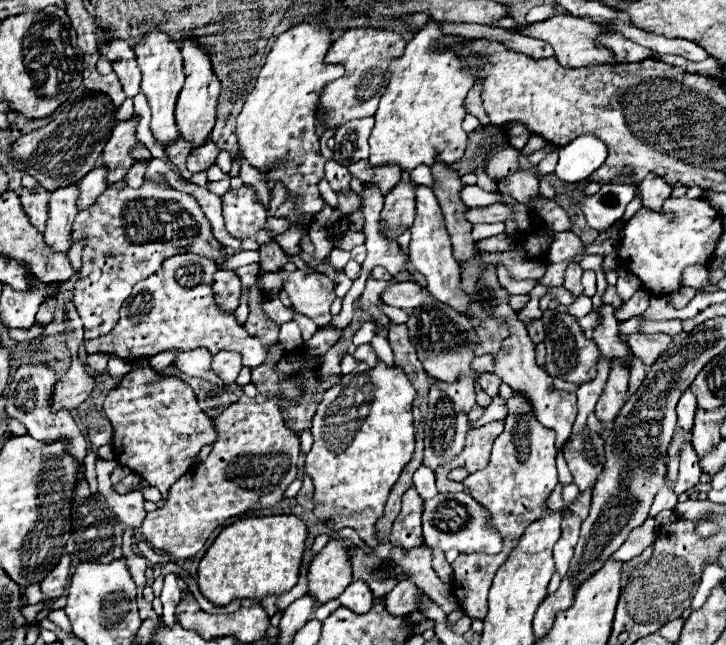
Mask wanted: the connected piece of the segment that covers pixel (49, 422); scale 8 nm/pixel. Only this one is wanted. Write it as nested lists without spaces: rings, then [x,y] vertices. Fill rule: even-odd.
[[[30,364],[30,366],[20,366],[14,374],[14,380],[10,384],[10,392],[6,396],[6,412],[10,418],[20,420],[22,424],[26,424],[28,434],[36,440],[42,442],[66,442],[66,452],[70,452],[78,462],[84,464],[84,456],[88,452],[88,442],[82,436],[80,428],[76,426],[74,418],[70,416],[70,412],[54,412],[52,410],[52,392],[54,392],[54,384],[56,384],[56,374],[52,368],[48,368],[46,364]]]

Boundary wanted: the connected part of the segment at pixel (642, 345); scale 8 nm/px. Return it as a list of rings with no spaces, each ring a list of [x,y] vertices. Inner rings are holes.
[[[634,334],[628,338],[628,346],[636,358],[640,358],[646,366],[654,364],[658,356],[662,356],[672,338],[668,334]]]

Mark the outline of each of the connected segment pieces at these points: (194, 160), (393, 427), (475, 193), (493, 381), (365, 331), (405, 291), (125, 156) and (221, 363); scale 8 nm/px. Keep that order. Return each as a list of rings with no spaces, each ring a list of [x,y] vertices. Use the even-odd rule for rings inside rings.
[[[208,140],[204,146],[200,146],[200,148],[194,148],[192,150],[192,154],[188,156],[188,170],[192,172],[192,174],[196,174],[196,172],[204,172],[204,170],[208,170],[214,162],[216,162],[216,158],[218,158],[218,146],[212,142],[212,140]]]
[[[382,360],[376,368],[358,370],[342,376],[342,380],[326,390],[312,420],[314,446],[306,456],[306,474],[314,480],[314,516],[334,532],[350,526],[370,546],[378,546],[376,522],[384,516],[384,506],[400,472],[410,462],[414,452],[414,420],[412,400],[416,390],[400,366],[388,368]]]
[[[477,185],[463,187],[461,199],[468,204],[468,208],[478,208],[478,206],[488,206],[494,202],[500,202],[501,193],[489,193],[482,190]]]
[[[482,374],[480,384],[482,384],[484,392],[494,398],[494,396],[498,396],[498,388],[500,388],[502,380],[498,380],[498,376],[494,376],[494,374]]]
[[[366,322],[366,324],[362,324],[362,328],[356,332],[354,344],[356,344],[356,346],[366,344],[366,342],[370,342],[370,340],[374,338],[374,334],[376,334],[376,324],[374,324],[374,322]]]
[[[392,280],[384,292],[380,294],[380,300],[388,306],[396,306],[396,308],[404,308],[404,310],[412,310],[416,306],[420,306],[426,298],[430,298],[428,290],[418,286],[416,282],[396,282]]]
[[[132,118],[128,122],[118,122],[112,130],[112,136],[102,152],[102,164],[108,168],[106,182],[114,184],[126,176],[130,166],[134,164],[130,156],[130,148],[138,144],[136,140],[136,124],[138,120]]]
[[[218,352],[212,358],[212,370],[218,378],[222,378],[224,384],[236,382],[240,368],[242,368],[242,358],[238,356],[238,352]]]

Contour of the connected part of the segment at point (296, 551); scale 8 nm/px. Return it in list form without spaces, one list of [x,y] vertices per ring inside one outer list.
[[[292,514],[236,520],[218,534],[198,566],[198,586],[202,596],[214,606],[226,606],[236,598],[260,602],[264,596],[280,596],[282,592],[288,592],[298,582],[306,538],[306,524]]]

